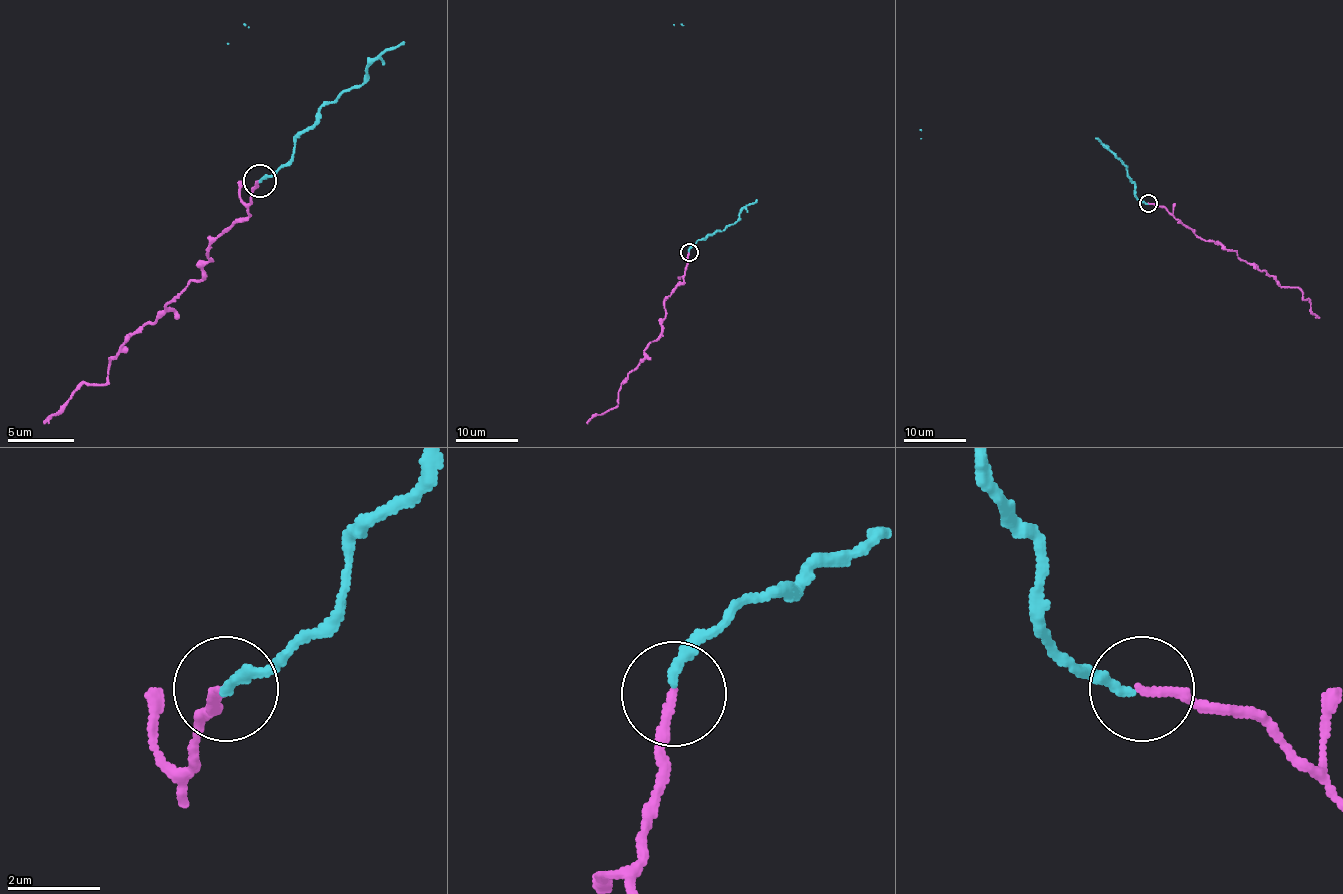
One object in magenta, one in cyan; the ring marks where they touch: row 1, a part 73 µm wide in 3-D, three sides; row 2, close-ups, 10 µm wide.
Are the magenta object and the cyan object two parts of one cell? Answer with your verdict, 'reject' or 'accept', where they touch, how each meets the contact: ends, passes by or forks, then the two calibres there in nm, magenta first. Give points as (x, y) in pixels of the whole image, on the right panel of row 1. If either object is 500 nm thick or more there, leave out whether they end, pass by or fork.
accept; place (1148, 203); magenta ends; cyan ends; calibres 190 and 200 nm

